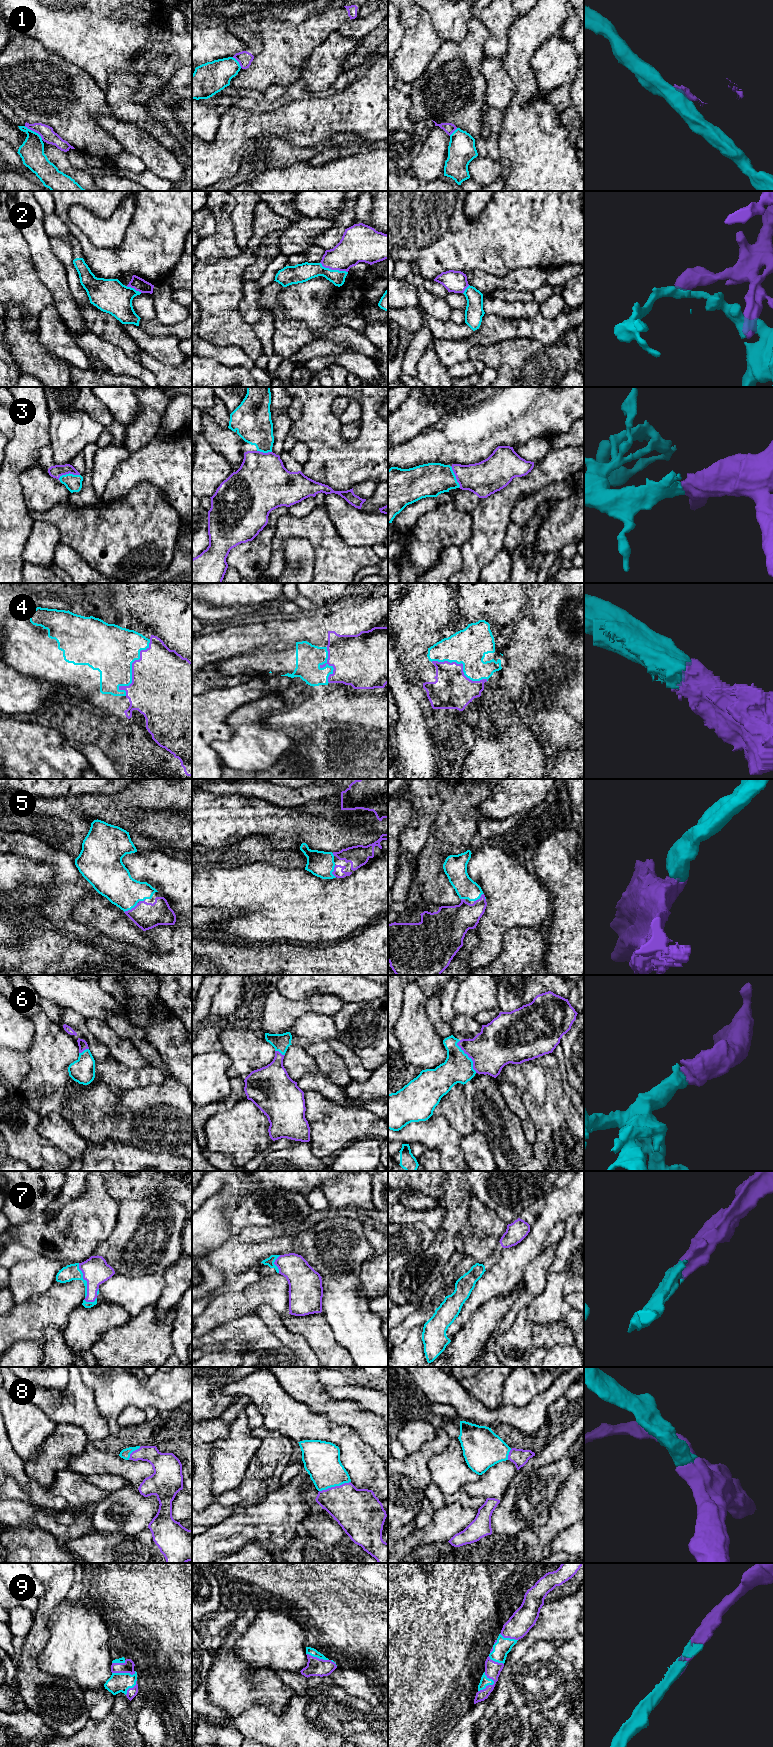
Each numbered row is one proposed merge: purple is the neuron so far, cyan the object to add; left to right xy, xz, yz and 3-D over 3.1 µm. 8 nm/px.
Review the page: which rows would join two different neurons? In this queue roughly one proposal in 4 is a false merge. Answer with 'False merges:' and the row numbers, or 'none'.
False merges: 1, 2

